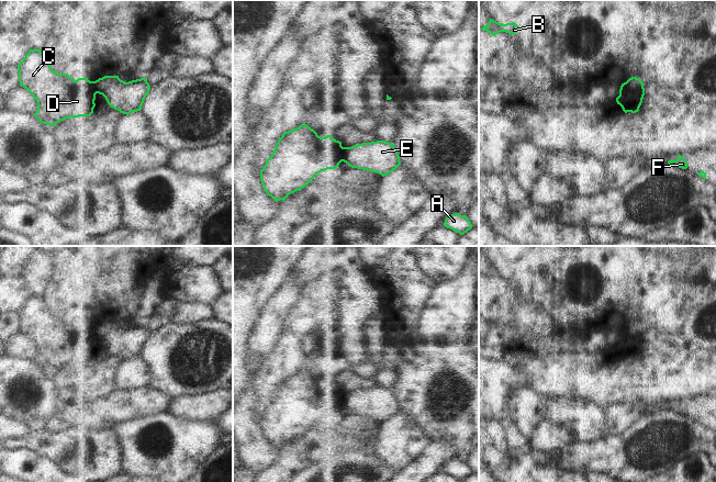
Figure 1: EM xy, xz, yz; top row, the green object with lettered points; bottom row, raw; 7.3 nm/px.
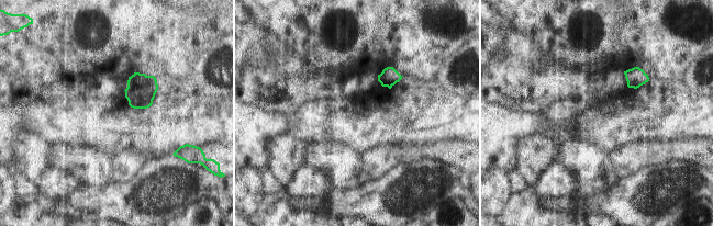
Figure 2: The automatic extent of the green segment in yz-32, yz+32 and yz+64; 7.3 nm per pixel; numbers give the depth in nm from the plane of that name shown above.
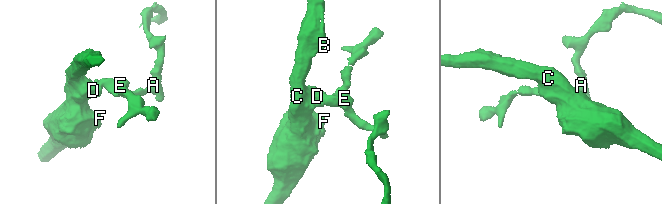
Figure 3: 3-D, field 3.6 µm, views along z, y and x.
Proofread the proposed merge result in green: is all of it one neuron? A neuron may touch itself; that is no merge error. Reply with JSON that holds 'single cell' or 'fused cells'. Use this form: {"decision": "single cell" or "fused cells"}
{"decision": "fused cells"}

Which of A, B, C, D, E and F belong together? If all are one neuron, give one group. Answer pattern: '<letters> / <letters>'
A E / B C D F

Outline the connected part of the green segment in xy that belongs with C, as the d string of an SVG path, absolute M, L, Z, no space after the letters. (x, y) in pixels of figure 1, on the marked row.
M30 49L18 65L20 86L37 102L34 116L43 124L55 126L69 117L90 116L97 92L90 91L88 78L72 79L57 74L40 49Z

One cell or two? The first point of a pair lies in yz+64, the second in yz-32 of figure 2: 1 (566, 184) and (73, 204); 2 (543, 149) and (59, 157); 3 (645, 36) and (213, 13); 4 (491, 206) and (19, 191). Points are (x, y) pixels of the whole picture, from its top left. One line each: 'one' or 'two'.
1: two
2: two
3: two
4: one

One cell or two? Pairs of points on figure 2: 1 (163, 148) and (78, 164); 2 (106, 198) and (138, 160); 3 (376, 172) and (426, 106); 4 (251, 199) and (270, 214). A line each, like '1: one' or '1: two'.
1: two
2: two
3: two
4: two

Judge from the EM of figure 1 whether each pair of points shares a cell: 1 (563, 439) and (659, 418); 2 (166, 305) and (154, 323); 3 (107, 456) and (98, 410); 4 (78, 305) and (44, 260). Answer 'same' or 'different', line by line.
1: different
2: same
3: different
4: different

